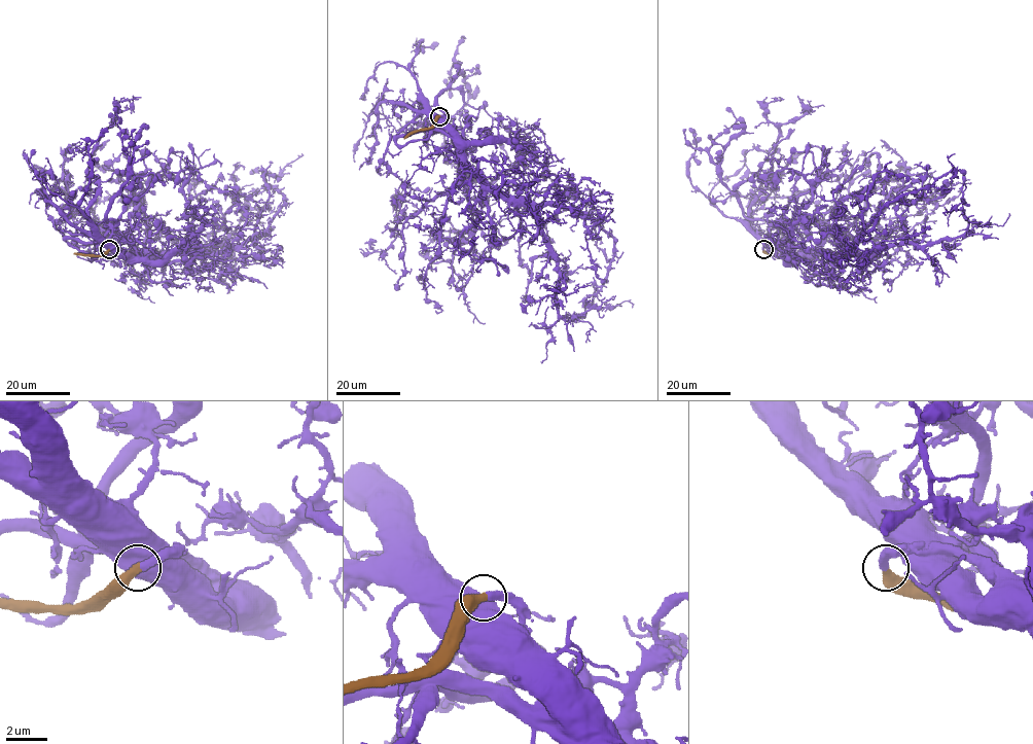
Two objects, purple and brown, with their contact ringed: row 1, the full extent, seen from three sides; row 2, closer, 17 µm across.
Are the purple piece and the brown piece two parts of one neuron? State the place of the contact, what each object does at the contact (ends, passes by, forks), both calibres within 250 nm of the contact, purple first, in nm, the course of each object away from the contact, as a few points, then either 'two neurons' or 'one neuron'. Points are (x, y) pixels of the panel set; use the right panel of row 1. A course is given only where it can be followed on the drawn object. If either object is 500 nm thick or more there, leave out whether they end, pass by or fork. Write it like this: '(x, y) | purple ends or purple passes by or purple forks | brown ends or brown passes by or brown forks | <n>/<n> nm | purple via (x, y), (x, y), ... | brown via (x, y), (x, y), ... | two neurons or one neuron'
(763, 249) | purple ends | brown ends | 380/460 nm | purple via (762, 249), (775, 247), (792, 258) | brown via (762, 249), (774, 255), (785, 253) | one neuron

